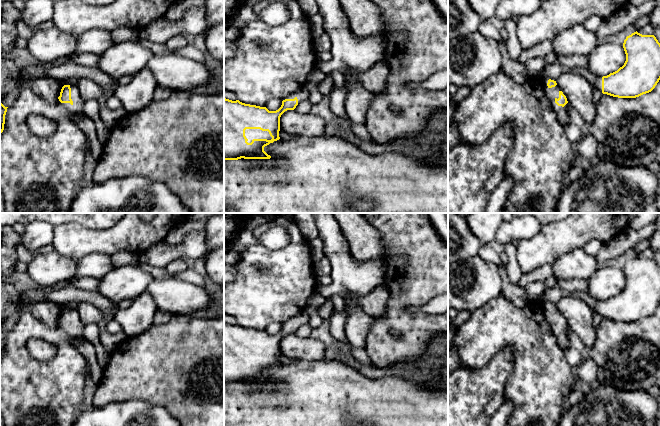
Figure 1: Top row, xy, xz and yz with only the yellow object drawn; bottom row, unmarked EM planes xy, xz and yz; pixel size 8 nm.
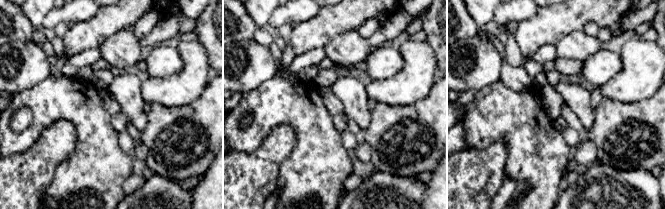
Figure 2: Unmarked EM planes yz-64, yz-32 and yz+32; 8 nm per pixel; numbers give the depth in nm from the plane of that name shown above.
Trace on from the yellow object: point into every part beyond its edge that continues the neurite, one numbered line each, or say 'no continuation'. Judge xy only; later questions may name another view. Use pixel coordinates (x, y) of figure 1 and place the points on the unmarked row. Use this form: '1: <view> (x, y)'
1: xy (78, 329)

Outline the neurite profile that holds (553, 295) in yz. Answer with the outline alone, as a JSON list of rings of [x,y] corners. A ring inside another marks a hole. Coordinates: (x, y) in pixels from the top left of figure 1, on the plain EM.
[[[558,285],[552,288],[545,288],[540,300],[542,302],[549,302],[556,305],[561,298],[564,296],[564,292],[560,289]]]

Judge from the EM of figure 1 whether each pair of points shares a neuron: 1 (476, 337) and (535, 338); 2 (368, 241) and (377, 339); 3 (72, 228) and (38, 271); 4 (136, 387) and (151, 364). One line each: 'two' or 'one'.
1: one
2: two
3: two
4: one

